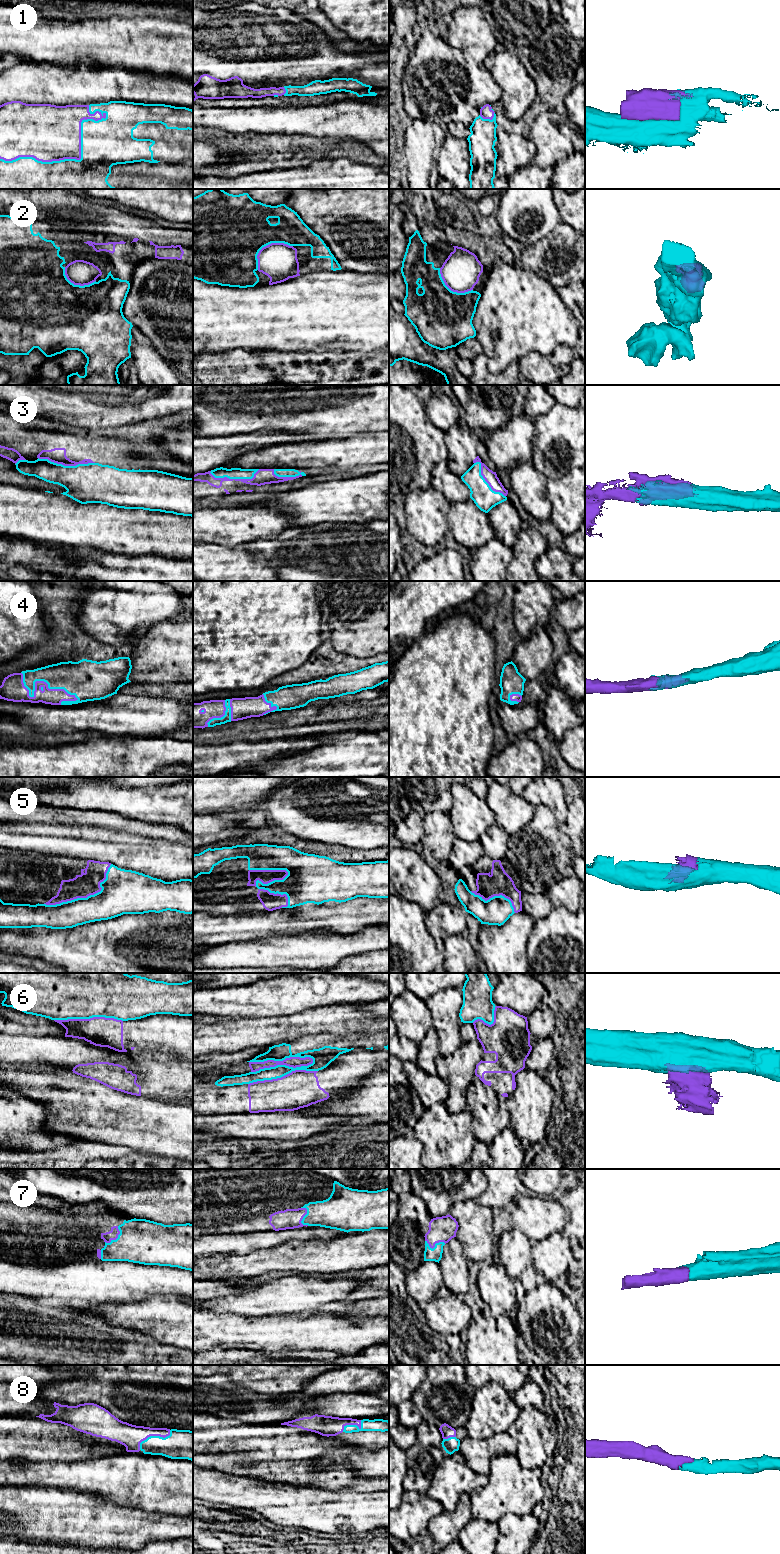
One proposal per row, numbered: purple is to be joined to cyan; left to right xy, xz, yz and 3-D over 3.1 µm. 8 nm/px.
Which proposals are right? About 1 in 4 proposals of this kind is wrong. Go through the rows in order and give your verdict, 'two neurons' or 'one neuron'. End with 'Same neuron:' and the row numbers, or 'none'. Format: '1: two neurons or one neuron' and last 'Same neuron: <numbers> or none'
1: two neurons
2: one neuron
3: one neuron
4: one neuron
5: one neuron
6: two neurons
7: one neuron
8: one neuron
Same neuron: 2, 3, 4, 5, 7, 8

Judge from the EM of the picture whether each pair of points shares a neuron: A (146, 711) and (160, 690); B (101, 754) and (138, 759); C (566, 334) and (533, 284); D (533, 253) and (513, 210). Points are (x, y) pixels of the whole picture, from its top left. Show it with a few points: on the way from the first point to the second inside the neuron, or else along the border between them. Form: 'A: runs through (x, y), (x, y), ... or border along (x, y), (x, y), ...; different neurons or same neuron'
A: border along (133, 694), (166, 696), (179, 700); different neurons
B: runs through (110, 754), (126, 753), (129, 756); same neuron
C: runs through (554, 322), (533, 301), (533, 296); same neuron
D: border along (549, 233), (525, 246); different neurons

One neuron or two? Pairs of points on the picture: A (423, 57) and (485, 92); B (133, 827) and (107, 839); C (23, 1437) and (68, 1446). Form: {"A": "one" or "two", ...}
{"A": "one", "B": "two", "C": "one"}

